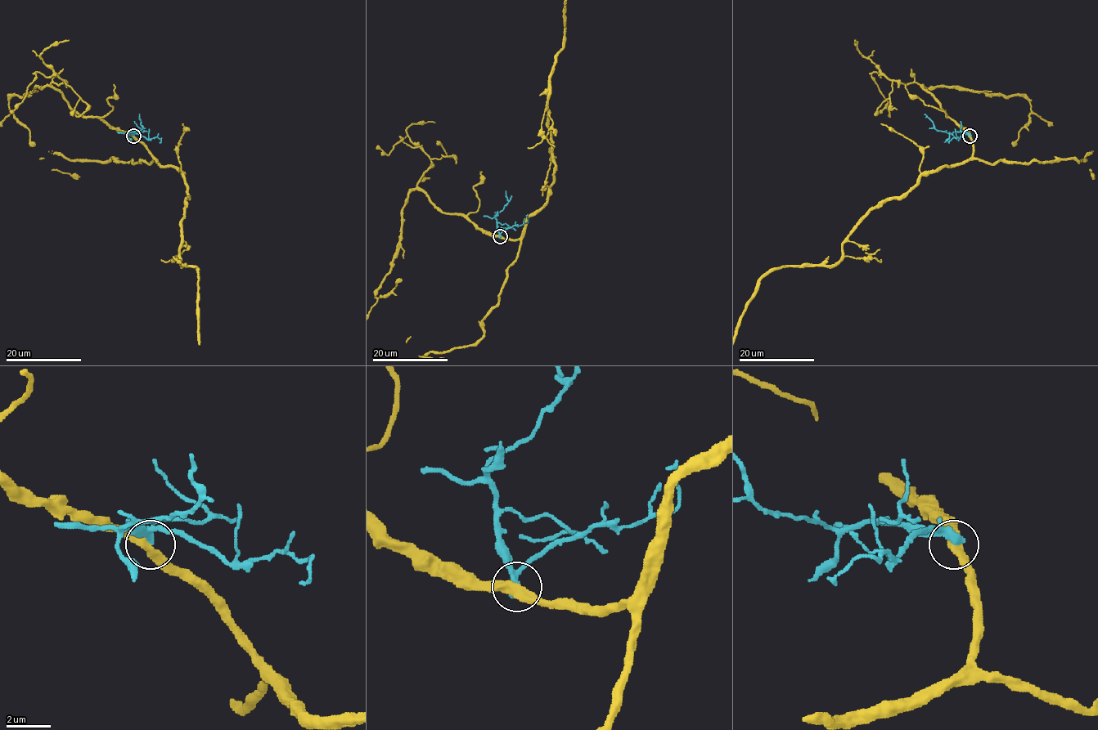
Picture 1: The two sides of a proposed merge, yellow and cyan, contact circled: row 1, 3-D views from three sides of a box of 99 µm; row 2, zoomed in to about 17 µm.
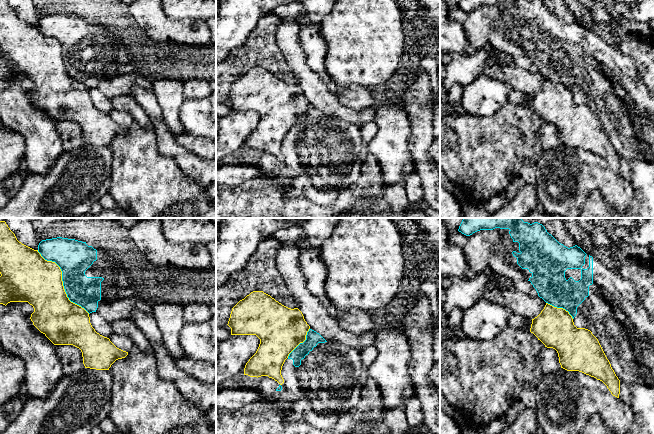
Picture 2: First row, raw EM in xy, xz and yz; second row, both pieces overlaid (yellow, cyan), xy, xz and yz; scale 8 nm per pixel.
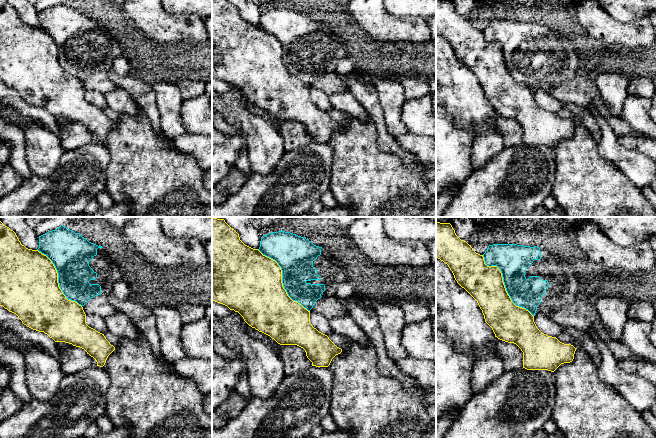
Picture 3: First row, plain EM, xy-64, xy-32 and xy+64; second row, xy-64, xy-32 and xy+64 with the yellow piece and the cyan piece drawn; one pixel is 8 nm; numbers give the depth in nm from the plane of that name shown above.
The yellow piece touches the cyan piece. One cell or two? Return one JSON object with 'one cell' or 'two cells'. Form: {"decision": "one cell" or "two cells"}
{"decision": "two cells"}

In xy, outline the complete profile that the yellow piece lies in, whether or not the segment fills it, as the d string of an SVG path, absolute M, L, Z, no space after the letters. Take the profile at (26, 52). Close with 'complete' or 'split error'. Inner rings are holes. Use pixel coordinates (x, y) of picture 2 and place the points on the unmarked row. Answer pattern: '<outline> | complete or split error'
M0 0L0 50L0 80L6 82L10 78L28 78L32 81L34 88L30 95L33 101L54 121L73 121L79 124L85 144L109 146L116 136L128 131L128 128L117 124L109 114L97 109L90 99L89 89L69 76L63 62L60 43L55 38L45 36L38 26L19 18L7 0Z | complete

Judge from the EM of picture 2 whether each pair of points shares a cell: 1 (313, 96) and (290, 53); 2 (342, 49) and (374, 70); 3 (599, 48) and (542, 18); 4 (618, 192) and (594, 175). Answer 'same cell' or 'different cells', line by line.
1: same cell
2: same cell
3: same cell
4: same cell

